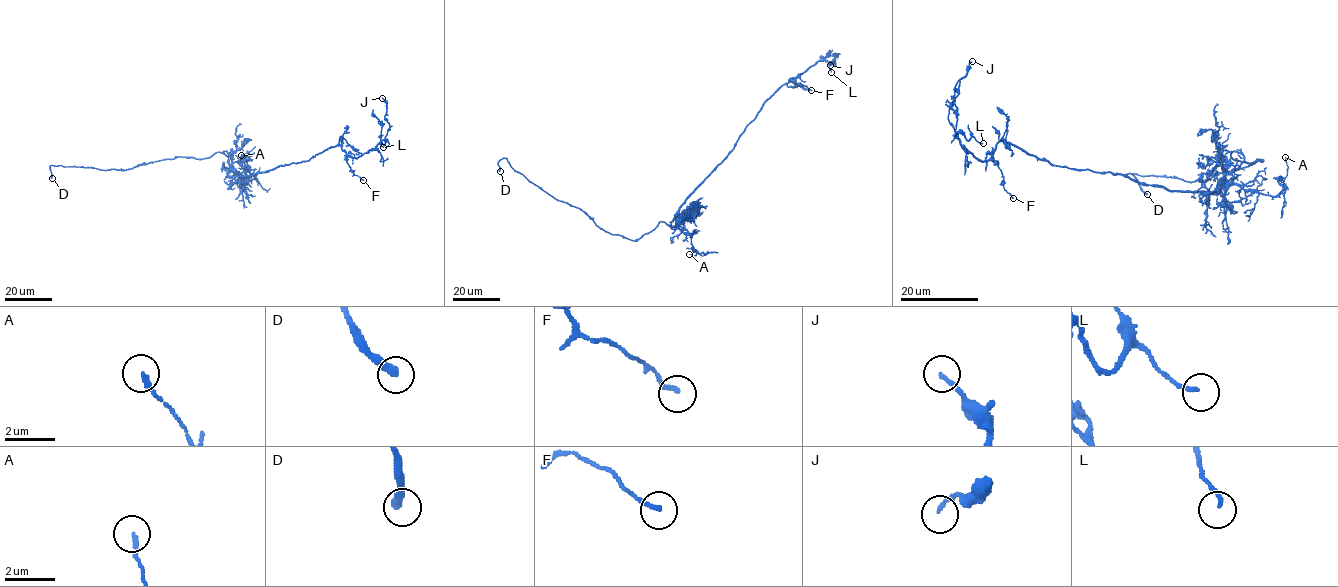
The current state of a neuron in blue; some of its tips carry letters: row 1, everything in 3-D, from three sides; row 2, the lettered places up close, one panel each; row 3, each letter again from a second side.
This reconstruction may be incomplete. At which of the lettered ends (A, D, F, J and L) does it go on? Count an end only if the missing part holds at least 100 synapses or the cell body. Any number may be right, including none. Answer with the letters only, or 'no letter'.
D

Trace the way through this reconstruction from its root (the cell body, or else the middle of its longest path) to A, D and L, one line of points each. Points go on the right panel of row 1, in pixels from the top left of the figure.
A: (1200, 191), (1215, 191), (1227, 183), (1274, 196), (1282, 190), (1287, 175), (1285, 157)
D: (1200, 191), (1240, 165), (1233, 151), (1262, 159), (1206, 181), (1125, 174), (1147, 194)
L: (1200, 191), (1168, 191), (1110, 172), (1054, 166), (1003, 141), (989, 159), (979, 160), (955, 131), (983, 143)

